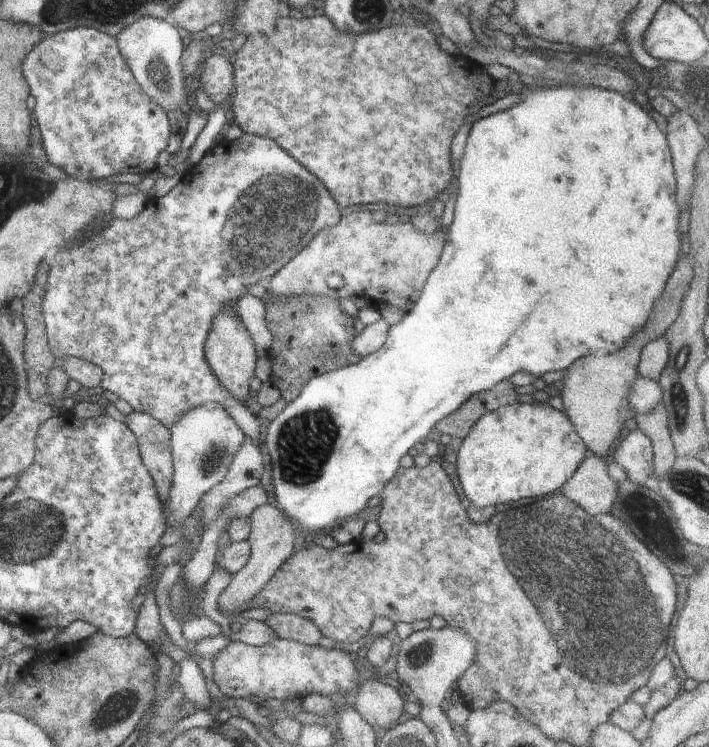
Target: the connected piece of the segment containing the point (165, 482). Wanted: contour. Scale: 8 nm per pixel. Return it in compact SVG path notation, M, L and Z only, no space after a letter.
M133 411L124 422L135 434L144 466L152 475L160 498L165 501L173 477L170 431L148 413Z

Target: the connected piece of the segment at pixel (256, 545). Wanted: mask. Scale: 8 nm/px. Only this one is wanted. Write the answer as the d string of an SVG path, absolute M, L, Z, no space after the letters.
M270 503L256 508L249 518L251 524L247 538L251 546L249 559L237 573L233 574L232 581L218 597L218 604L232 620L239 618L243 608L263 589L277 568L293 555L294 542L300 533L299 529L289 521L288 516L285 517L280 509Z

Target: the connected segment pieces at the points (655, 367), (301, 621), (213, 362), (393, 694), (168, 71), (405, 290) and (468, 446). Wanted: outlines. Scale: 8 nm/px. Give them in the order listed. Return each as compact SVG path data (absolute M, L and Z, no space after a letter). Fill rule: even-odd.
M663 336L650 341L642 348L639 356L637 364L639 376L652 379L658 383L660 375L668 362L668 357L669 344Z
M272 613L265 623L276 637L290 639L306 646L316 646L322 637L318 627L308 619L290 613Z
M228 308L220 313L208 333L204 354L208 366L212 369L218 382L227 389L231 395L246 407L255 408L249 398L250 382L255 376L257 352L250 333L243 322L235 314L234 309Z
M363 676L358 685L355 709L377 731L392 728L402 716L405 691L393 684Z
M143 16L126 25L116 37L119 51L132 71L136 82L142 90L154 101L160 110L187 110L193 102L191 89L184 85L181 56L184 52L182 38L174 24L167 20L151 16Z
M357 211L341 216L333 227L324 227L296 256L293 256L276 274L265 283L266 292L274 299L282 297L303 297L306 295L326 295L340 300L346 296L363 296L376 307L392 304L408 313L422 292L428 275L434 270L446 244L447 229L441 227L433 234L425 234L414 228L413 224L404 220L396 220L397 224L386 225L376 223L372 213ZM331 274L339 274L344 278L344 286L333 290L326 284Z
M520 402L481 416L452 460L466 498L474 507L487 507L559 492L586 456L581 434L564 412L548 403Z

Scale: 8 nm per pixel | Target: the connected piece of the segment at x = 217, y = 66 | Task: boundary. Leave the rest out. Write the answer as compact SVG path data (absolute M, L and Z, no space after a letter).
M212 55L202 62L196 77L198 83L217 106L222 106L233 89L232 60L224 55Z

